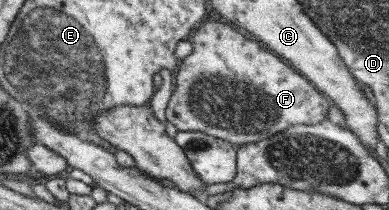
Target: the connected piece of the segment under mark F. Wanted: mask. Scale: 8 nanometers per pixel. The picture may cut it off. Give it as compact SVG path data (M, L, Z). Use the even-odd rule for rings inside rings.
M205 22L200 25L200 28L194 33L194 37L191 40L194 50L190 55L181 60L181 66L176 73L176 87L173 92L171 101L169 102L168 109L166 110L167 121L175 125L178 132L180 131L198 131L205 135L216 136L217 139L234 143L235 145L245 143L255 143L261 141L266 137L275 135L280 131L289 129L293 125L298 123L304 123L305 125L319 123L326 119L327 110L333 103L316 90L301 74L296 72L291 66L289 66L284 60L281 60L277 55L270 51L263 51L257 43L253 41L247 41L243 35L239 35L235 29L231 29L231 26L223 25L220 22Z

